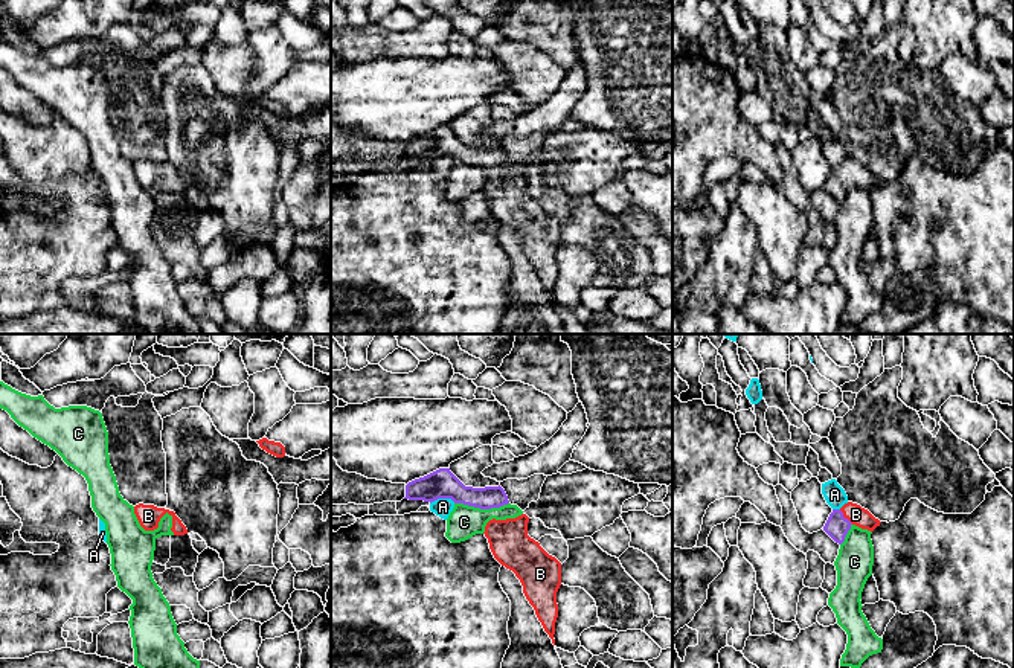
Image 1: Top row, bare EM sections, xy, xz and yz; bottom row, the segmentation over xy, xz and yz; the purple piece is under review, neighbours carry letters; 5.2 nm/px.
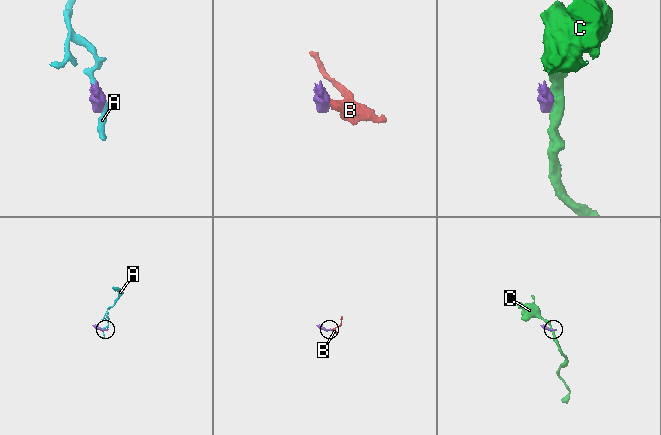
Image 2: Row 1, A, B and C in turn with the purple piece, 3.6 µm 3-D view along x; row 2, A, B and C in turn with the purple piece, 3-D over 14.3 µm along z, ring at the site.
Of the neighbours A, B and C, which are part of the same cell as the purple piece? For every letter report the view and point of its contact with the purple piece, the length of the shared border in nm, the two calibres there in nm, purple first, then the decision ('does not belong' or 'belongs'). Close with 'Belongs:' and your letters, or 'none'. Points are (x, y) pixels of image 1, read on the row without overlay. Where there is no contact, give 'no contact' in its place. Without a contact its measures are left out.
A: meets purple in xz at (442, 156); contact 140 nm long; 160 nm thick on the purple side, 100 nm on the other; does not belong
B: meets purple in yz at (843, 176); contact 110 nm long; 120 nm thick on the purple side, 100 nm on the other; belongs
C: meets purple in xz at (482, 166); contact 280 nm long; 160 nm thick on the purple side, 170 nm on the other; does not belong
Belongs: B

